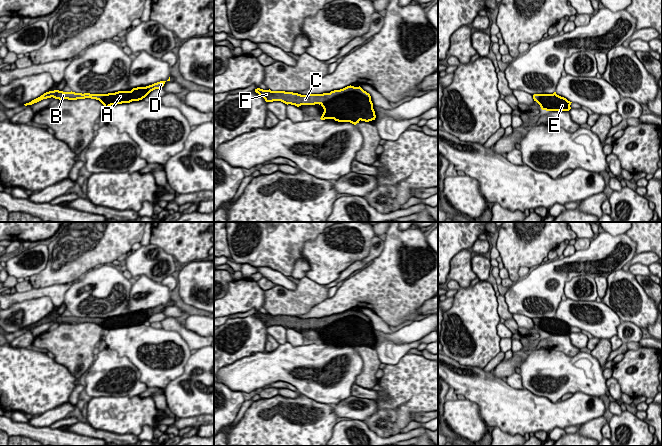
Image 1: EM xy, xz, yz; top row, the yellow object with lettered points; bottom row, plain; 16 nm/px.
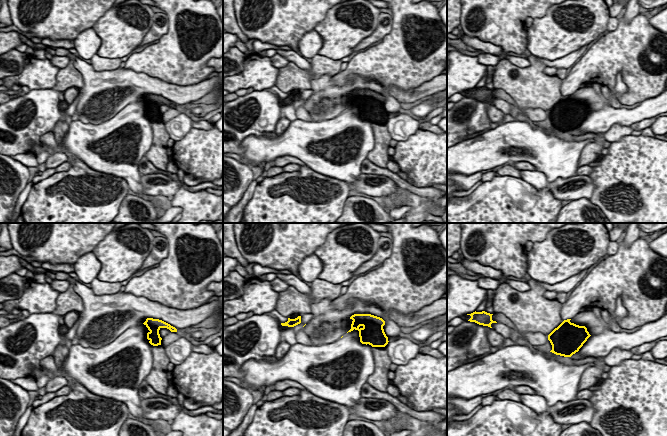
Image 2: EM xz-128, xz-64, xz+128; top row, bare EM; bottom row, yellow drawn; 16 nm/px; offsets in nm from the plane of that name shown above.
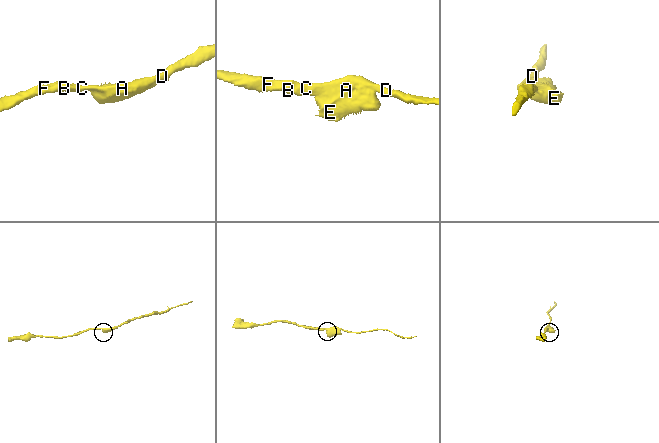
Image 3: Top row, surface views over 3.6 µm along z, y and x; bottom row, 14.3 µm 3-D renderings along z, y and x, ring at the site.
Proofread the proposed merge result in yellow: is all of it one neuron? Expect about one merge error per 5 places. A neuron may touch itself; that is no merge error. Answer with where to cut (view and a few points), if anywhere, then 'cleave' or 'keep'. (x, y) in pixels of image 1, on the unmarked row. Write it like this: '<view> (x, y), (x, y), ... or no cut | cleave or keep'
no cut | keep

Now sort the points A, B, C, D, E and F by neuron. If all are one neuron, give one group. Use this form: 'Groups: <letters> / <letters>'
Groups: A B C D E F

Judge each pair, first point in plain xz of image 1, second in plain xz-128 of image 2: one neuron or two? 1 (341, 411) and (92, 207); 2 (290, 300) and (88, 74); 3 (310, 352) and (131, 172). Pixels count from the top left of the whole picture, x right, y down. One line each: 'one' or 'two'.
1: two
2: two
3: one

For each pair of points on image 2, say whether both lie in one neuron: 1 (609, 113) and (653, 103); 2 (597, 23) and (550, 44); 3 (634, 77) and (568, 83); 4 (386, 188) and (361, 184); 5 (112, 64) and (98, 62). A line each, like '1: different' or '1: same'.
1: same
2: same
3: same
4: same
5: same

